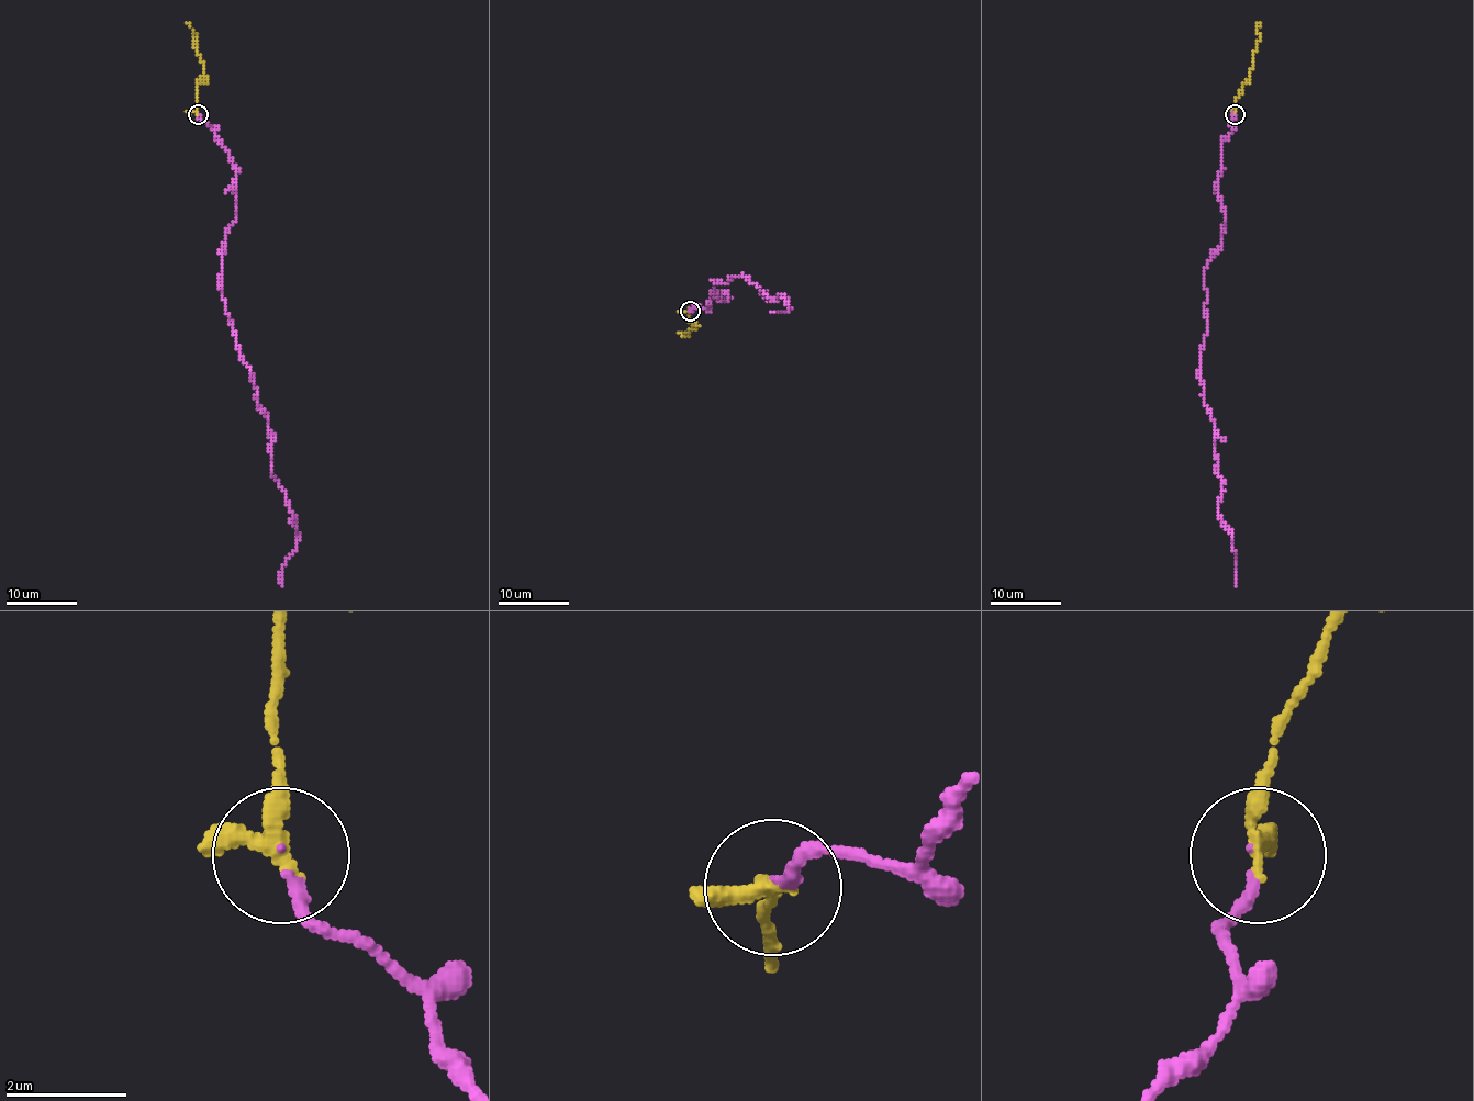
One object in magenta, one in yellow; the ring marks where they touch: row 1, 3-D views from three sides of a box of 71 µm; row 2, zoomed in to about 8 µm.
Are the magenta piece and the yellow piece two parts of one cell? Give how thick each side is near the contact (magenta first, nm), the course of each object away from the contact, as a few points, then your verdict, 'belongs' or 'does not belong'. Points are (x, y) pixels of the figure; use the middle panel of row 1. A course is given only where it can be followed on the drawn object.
140/240 nm | magenta via (690, 309), (728, 302), (713, 279), (743, 276), (783, 294), (789, 309), (773, 311) | yellow via (690, 311), (690, 322), (696, 326), (687, 336), (679, 332) | belongs

